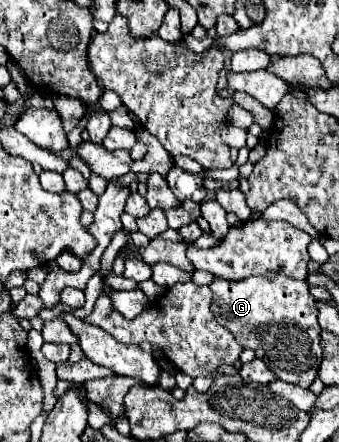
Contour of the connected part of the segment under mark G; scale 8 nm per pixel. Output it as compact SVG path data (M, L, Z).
M284 275L248 277L244 281L226 281L216 277L210 283L210 289L210 311L216 321L234 333L234 339L242 347L252 349L258 359L266 361L278 379L298 387L308 387L316 379L322 359L322 327L318 325L318 307L306 281Z

